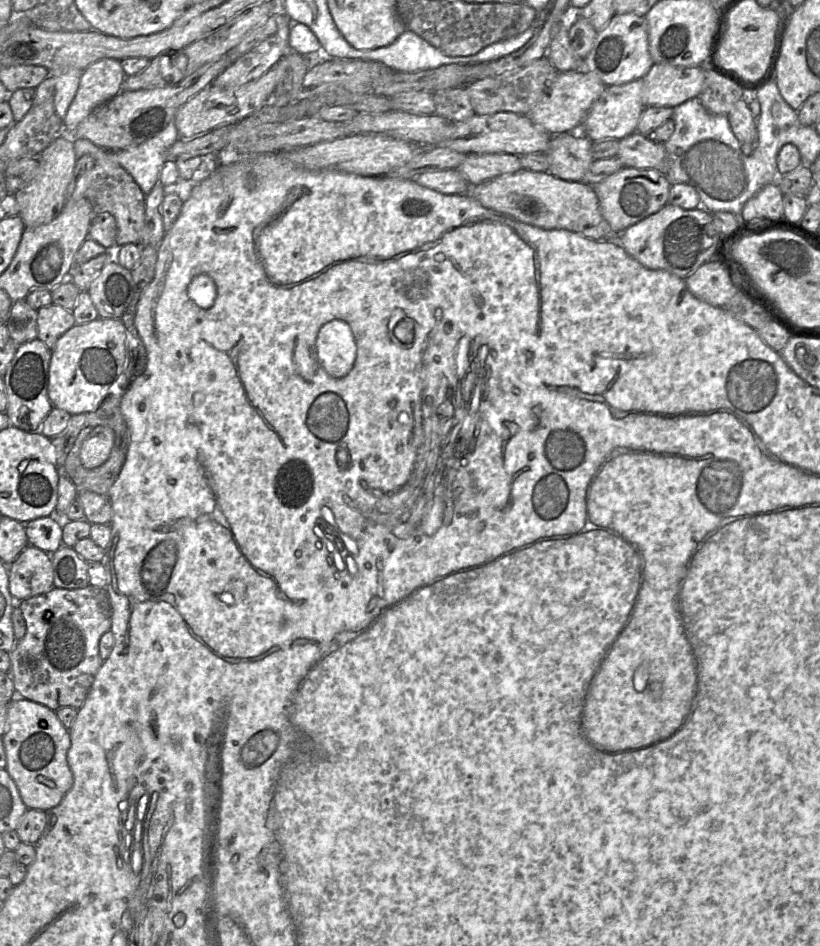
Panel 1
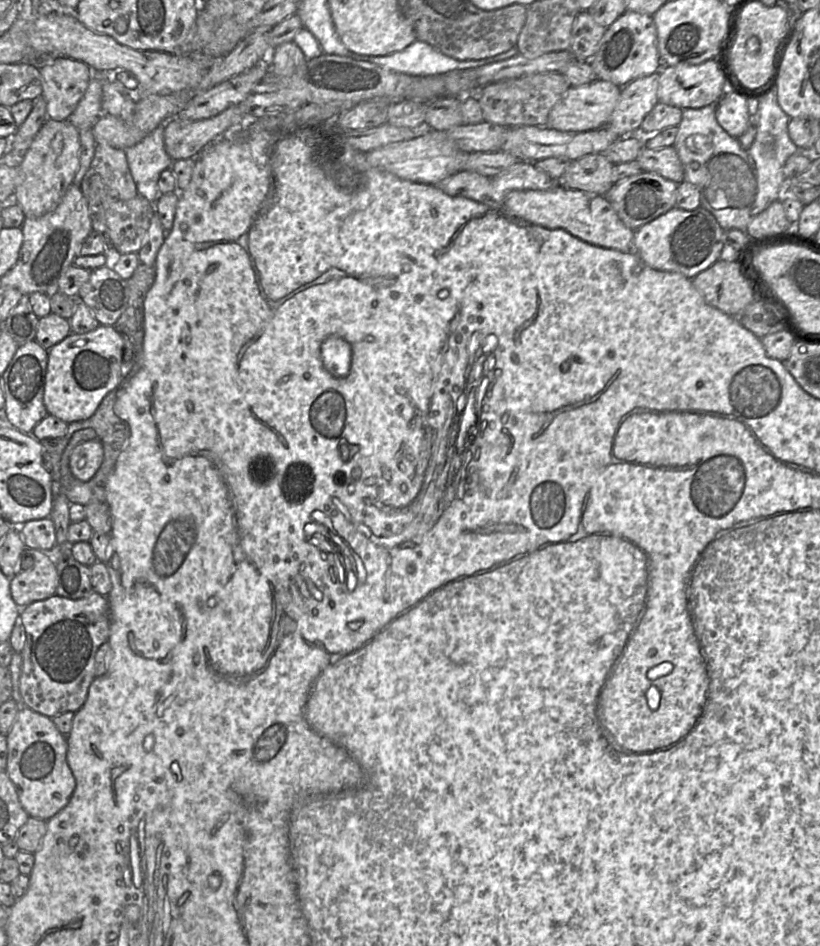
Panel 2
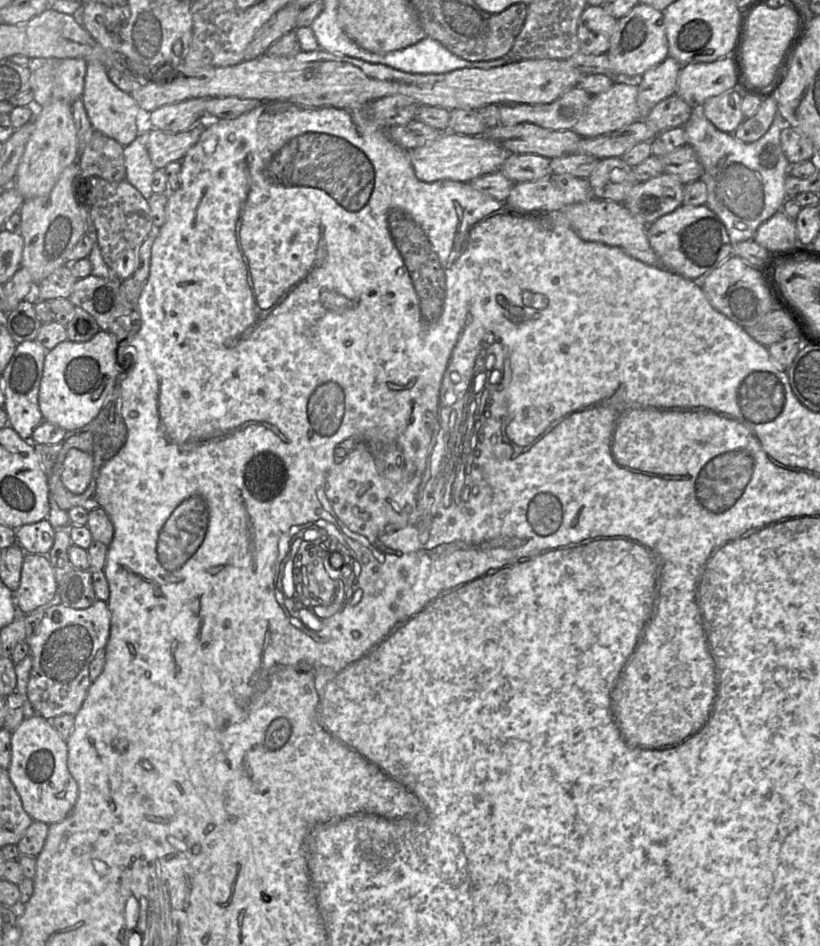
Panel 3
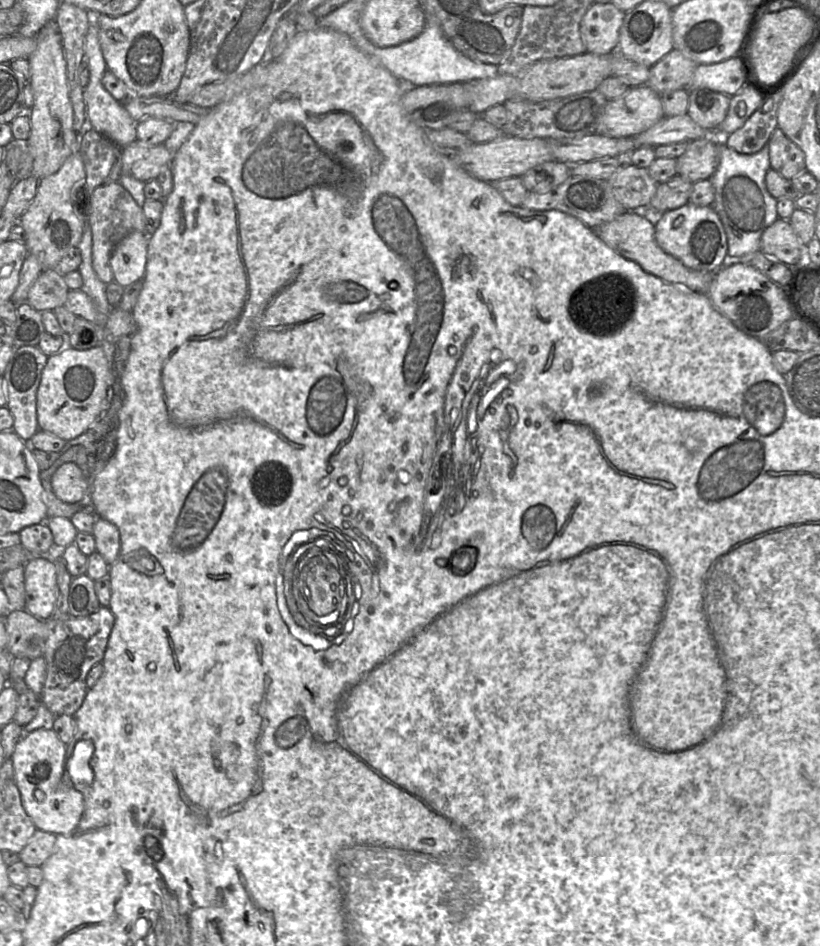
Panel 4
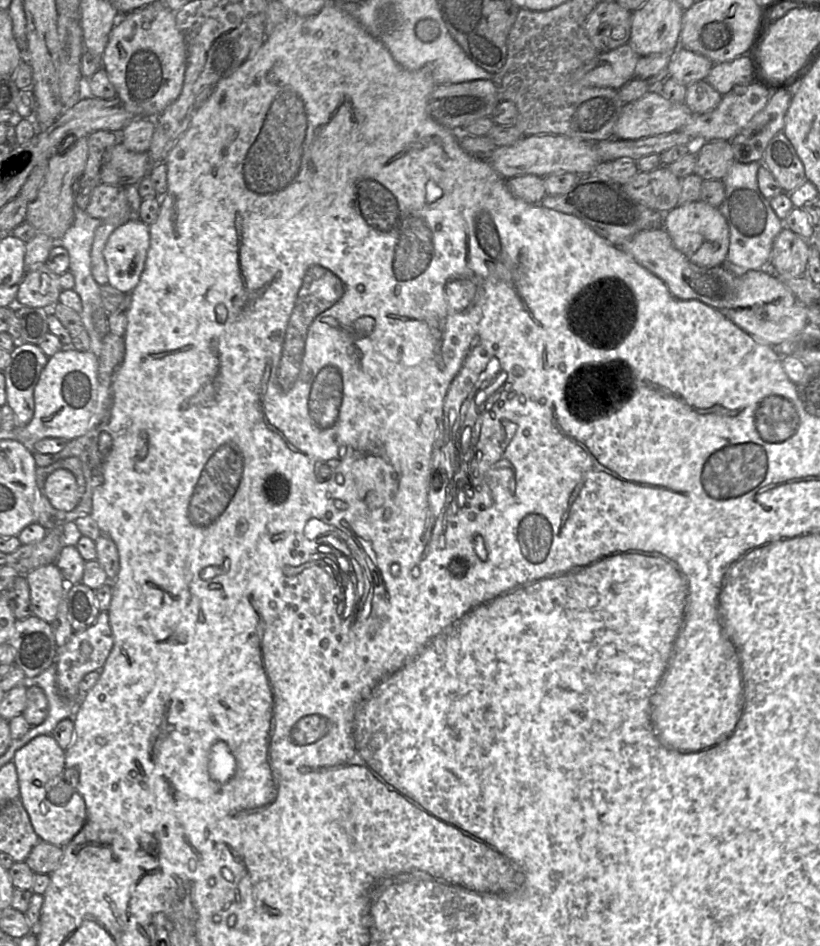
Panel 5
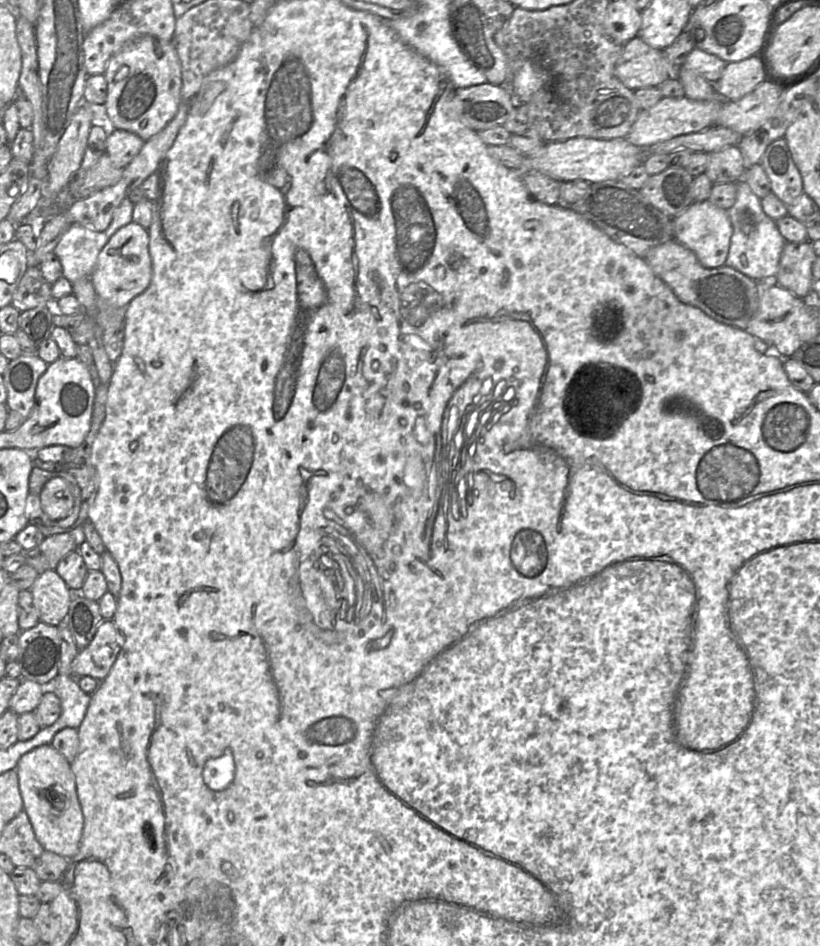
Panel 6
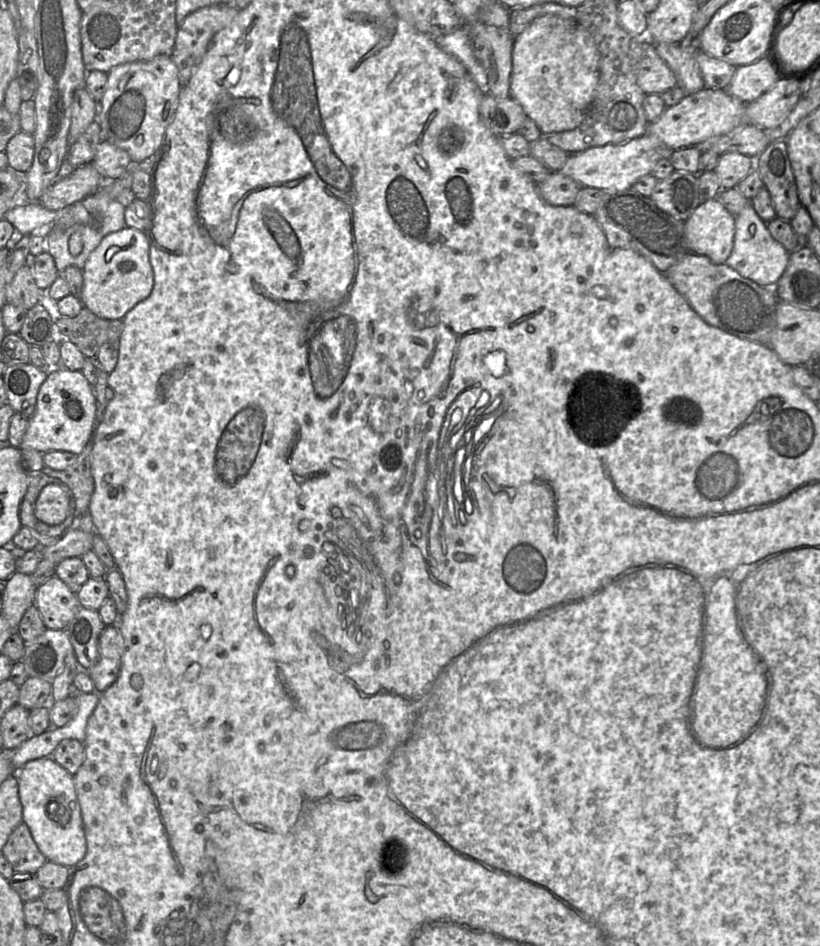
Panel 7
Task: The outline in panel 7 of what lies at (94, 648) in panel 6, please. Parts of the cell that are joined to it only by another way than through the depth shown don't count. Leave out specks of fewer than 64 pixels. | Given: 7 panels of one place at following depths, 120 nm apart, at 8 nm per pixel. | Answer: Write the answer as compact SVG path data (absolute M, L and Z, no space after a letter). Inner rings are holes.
M117 624L107 625L101 632L99 636L99 653L100 656L97 663L89 670L84 670L84 671L88 671L88 674L94 683L95 692L102 693L115 682L121 669L122 654L123 654L123 636Z

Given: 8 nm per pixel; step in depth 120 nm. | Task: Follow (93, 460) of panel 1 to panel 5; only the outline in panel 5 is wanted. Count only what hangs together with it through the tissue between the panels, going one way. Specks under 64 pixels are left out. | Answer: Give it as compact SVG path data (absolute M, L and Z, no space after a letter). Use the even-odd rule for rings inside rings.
M57 469L46 479L45 494L57 510L72 511L79 503L77 481L67 469Z

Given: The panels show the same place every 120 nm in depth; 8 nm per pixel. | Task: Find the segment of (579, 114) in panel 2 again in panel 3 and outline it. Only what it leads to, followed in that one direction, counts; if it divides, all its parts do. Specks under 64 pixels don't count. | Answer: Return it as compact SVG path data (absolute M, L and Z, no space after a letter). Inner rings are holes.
M616 81L608 91L592 95L587 111L572 130L580 137L597 137L642 120L637 97L637 81Z

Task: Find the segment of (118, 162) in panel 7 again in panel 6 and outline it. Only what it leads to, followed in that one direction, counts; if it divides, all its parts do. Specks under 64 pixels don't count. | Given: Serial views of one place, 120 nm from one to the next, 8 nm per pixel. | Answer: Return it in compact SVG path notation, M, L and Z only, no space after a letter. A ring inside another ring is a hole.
M111 130L106 141L106 154L115 167L124 169L141 151L145 141L125 130Z

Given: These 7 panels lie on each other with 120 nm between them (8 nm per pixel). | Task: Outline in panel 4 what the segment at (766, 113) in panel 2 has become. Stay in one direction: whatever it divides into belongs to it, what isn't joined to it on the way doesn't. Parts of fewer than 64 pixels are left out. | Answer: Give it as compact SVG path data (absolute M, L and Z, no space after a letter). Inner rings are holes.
M718 139L719 162L714 174L709 178L715 198L711 207L718 214L726 232L727 254L741 257L760 250L760 240L766 228L779 217L777 200L771 196L765 185L765 176L770 169L768 143L755 154L741 154L726 146Z

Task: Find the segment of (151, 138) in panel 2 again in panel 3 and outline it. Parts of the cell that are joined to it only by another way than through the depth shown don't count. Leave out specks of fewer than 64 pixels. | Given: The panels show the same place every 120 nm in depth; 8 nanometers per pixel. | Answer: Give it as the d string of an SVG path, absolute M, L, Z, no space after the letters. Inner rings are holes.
M149 133L139 134L124 148L126 180L148 200L153 194L153 174L157 170L148 153Z

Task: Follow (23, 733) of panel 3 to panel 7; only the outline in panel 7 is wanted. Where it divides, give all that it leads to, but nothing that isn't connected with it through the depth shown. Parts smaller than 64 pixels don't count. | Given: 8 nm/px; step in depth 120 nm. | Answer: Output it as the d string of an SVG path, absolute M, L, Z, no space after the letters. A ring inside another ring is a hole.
M44 757L27 762L17 778L23 822L39 850L48 861L68 868L75 866L85 857L87 842L74 776L52 757Z

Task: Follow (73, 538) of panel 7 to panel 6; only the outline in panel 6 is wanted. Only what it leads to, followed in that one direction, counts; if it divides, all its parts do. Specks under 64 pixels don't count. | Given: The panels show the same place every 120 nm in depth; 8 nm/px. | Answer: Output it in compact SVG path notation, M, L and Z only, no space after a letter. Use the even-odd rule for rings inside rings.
M62 532L45 537L35 548L22 550L22 554L25 557L25 564L40 574L46 570L55 570L59 561L77 550L78 546L69 532Z

